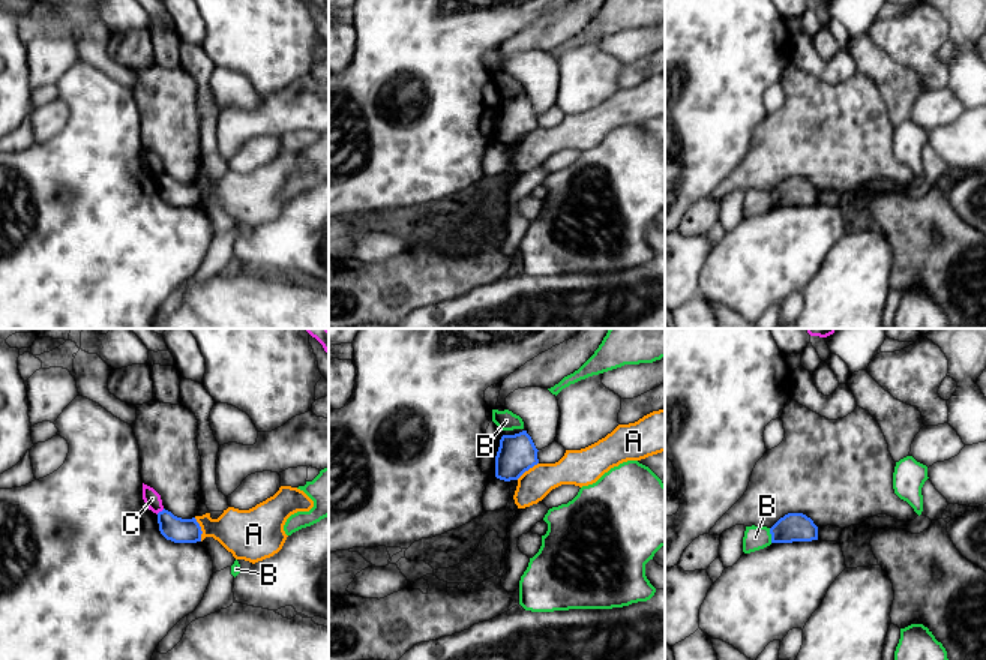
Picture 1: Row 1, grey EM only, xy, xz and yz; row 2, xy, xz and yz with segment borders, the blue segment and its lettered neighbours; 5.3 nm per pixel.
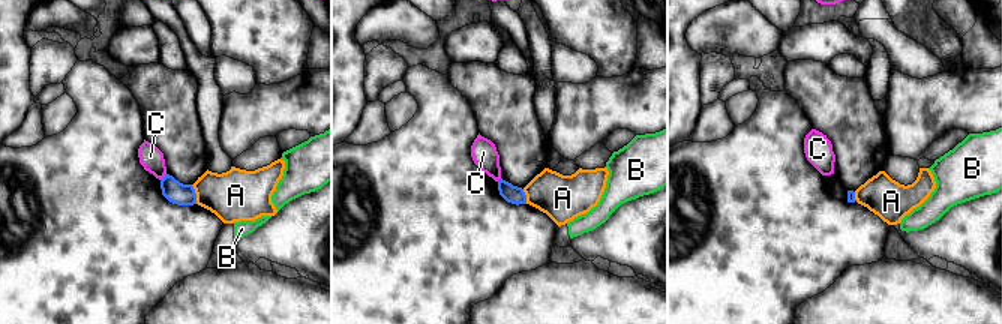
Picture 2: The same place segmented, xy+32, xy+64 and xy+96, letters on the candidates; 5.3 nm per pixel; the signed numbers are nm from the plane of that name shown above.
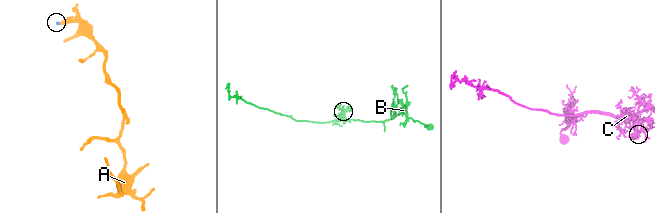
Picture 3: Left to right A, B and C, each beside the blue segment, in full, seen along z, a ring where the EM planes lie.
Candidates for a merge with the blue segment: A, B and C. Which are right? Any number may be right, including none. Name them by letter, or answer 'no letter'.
no letter

